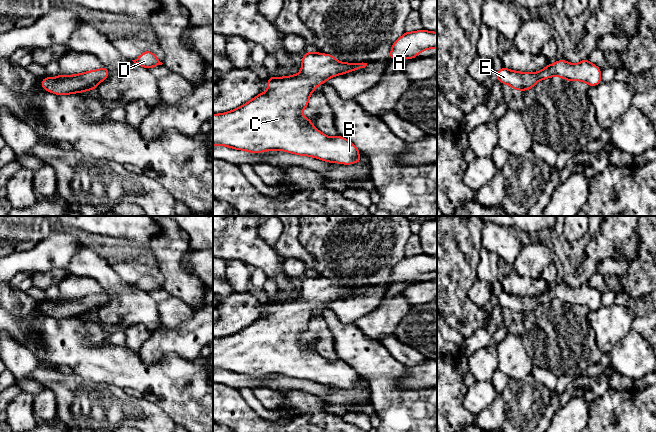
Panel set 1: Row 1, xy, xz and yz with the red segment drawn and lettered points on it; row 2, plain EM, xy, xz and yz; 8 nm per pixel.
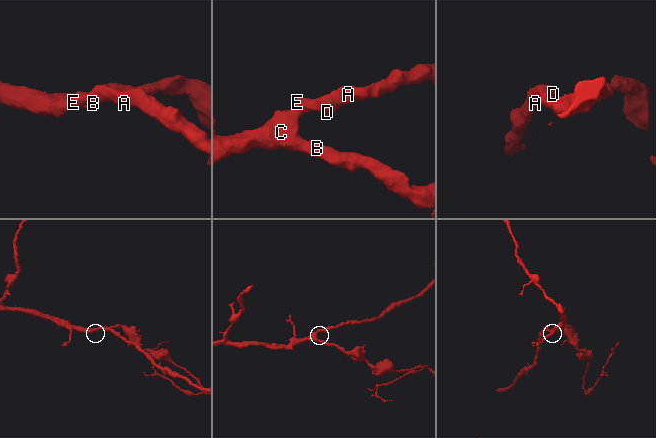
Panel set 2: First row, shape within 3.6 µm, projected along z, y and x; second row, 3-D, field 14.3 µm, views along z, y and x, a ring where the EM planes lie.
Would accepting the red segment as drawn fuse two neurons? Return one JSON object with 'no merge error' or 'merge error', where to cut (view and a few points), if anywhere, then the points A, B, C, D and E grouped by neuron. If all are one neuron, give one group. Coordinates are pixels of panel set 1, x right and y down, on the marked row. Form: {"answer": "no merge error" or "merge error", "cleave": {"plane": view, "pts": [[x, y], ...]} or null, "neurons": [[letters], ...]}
{"answer": "no merge error", "cleave": null, "neurons": [["A", "B", "C", "D", "E"]]}

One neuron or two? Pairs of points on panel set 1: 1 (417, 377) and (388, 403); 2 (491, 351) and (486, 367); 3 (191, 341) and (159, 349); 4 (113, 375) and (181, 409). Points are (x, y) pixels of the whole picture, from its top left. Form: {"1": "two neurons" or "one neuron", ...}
{"1": "two neurons", "2": "one neuron", "3": "one neuron", "4": "one neuron"}

